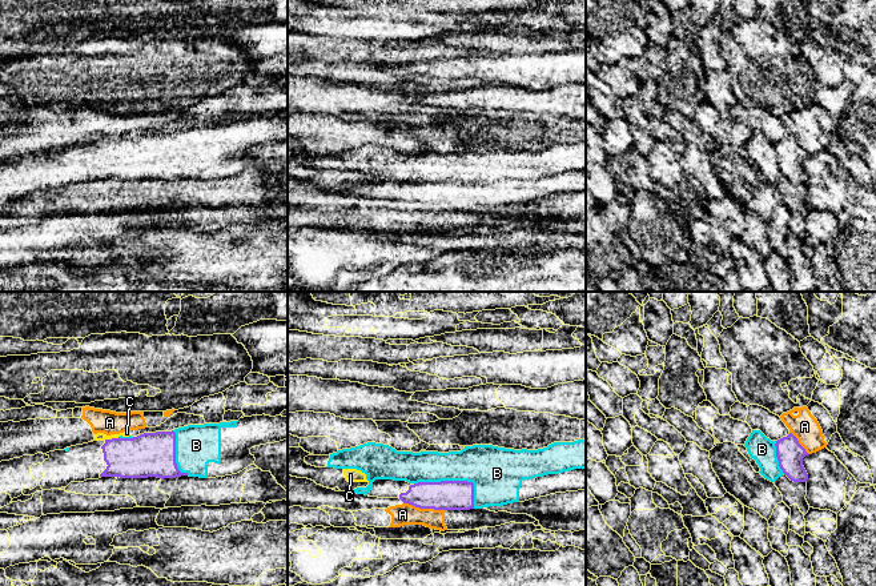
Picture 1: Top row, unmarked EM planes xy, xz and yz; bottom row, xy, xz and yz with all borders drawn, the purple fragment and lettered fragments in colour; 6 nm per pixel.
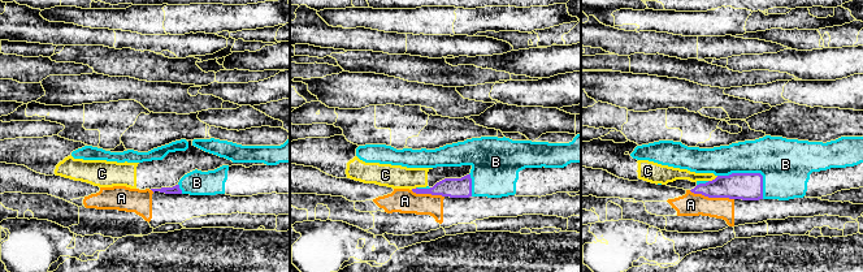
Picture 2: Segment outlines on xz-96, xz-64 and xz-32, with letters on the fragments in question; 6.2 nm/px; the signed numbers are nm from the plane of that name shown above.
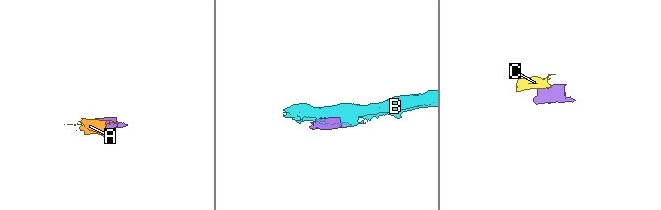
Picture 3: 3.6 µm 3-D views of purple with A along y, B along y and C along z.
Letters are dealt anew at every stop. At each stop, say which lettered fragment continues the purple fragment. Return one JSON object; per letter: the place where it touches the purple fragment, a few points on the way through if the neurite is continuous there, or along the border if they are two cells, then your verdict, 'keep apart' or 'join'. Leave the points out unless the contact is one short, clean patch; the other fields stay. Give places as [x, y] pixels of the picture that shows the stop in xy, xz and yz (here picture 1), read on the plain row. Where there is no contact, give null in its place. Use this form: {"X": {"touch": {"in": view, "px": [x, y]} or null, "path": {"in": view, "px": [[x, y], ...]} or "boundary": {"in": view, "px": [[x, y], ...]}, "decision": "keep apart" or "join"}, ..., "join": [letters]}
{"A": {"touch": {"in": "xz", "px": [425, 209]}, "boundary": {"in": "xz", "px": [[404, 204], [424, 211], [445, 212]]}, "decision": "keep apart"}, "B": {"touch": {"in": "xz", "px": [455, 183]}, "decision": "keep apart"}, "C": {"touch": {"in": "xy", "px": [112, 140]}, "boundary": {"in": "xy", "px": [[119, 137], [105, 141]]}, "decision": "keep apart"}, "join": []}

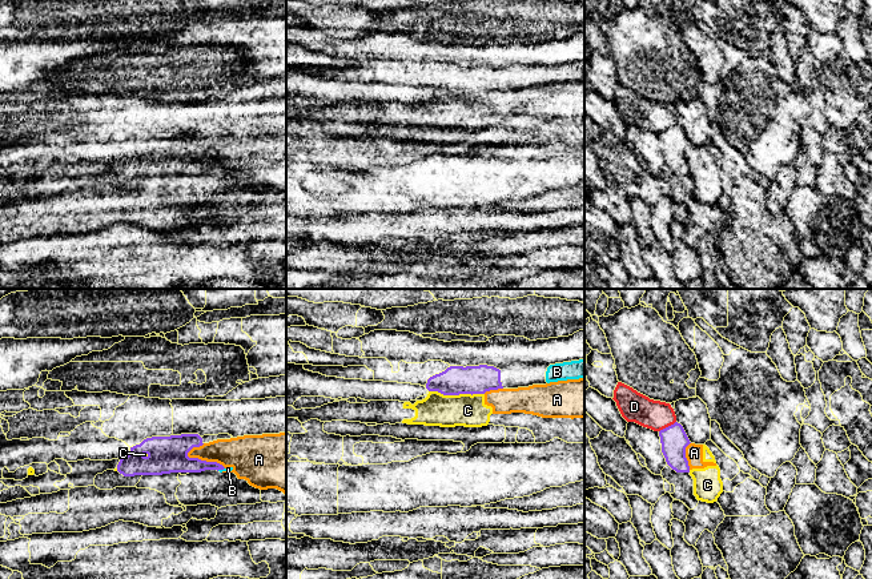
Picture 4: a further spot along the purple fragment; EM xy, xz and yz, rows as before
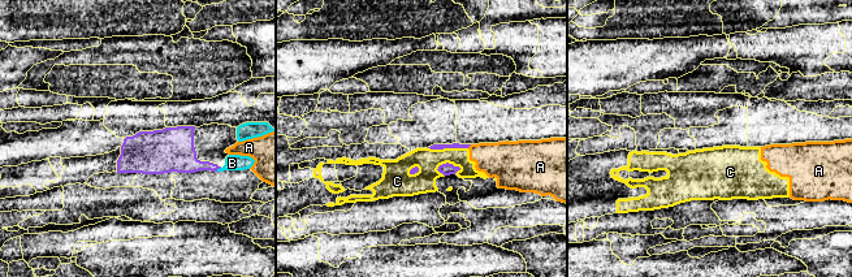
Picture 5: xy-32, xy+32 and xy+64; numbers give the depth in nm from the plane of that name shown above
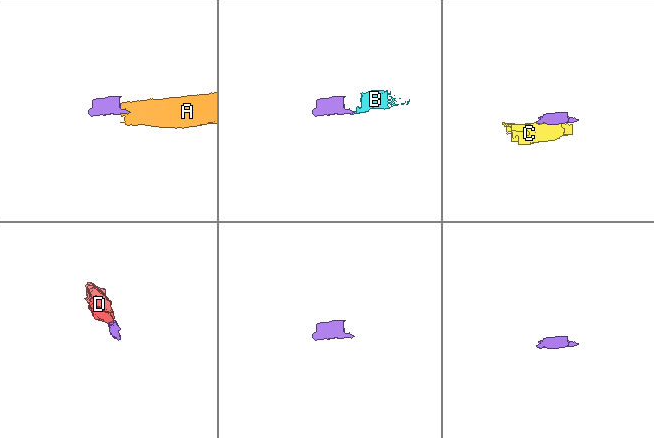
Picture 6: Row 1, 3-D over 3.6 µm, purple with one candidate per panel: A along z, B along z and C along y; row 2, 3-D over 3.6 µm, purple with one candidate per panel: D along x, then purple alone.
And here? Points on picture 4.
{"A": {"touch": {"in": "xy", "px": [205, 163]}, "boundary": {"in": "xy", "px": [[187, 155], [193, 160], [216, 163], [225, 169]]}, "decision": "keep apart"}, "B": {"touch": {"in": "xy", "px": [220, 171]}, "path": {"in": "xy", "px": [[180, 164], [220, 171], [228, 171]]}, "decision": "join"}, "C": {"touch": {"in": "xz", "px": [457, 96]}, "boundary": {"in": "xz", "px": [[429, 92], [437, 92], [443, 96], [483, 96]]}, "decision": "keep apart"}, "D": {"touch": {"in": "yz", "px": [668, 128]}, "boundary": {"in": "yz", "px": [[675, 123], [659, 133]]}, "decision": "keep apart"}, "join": ["B"]}

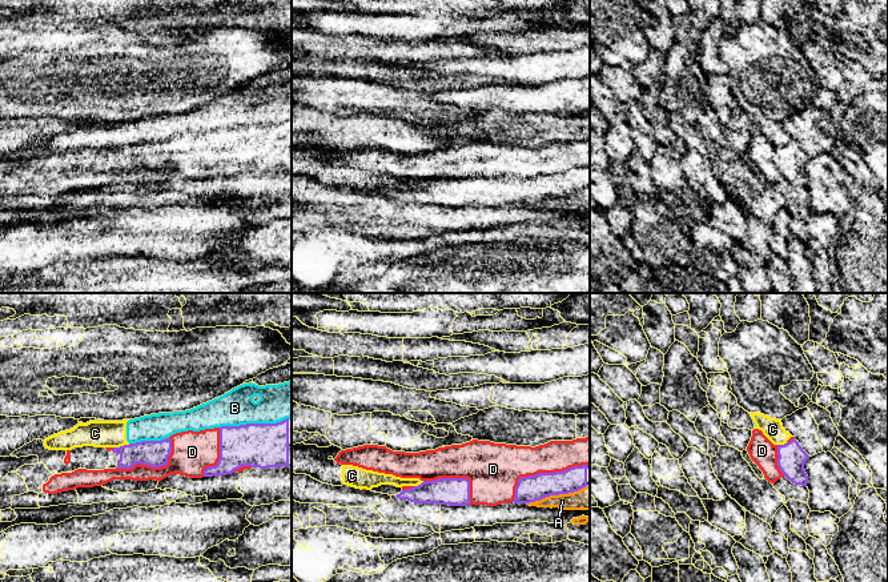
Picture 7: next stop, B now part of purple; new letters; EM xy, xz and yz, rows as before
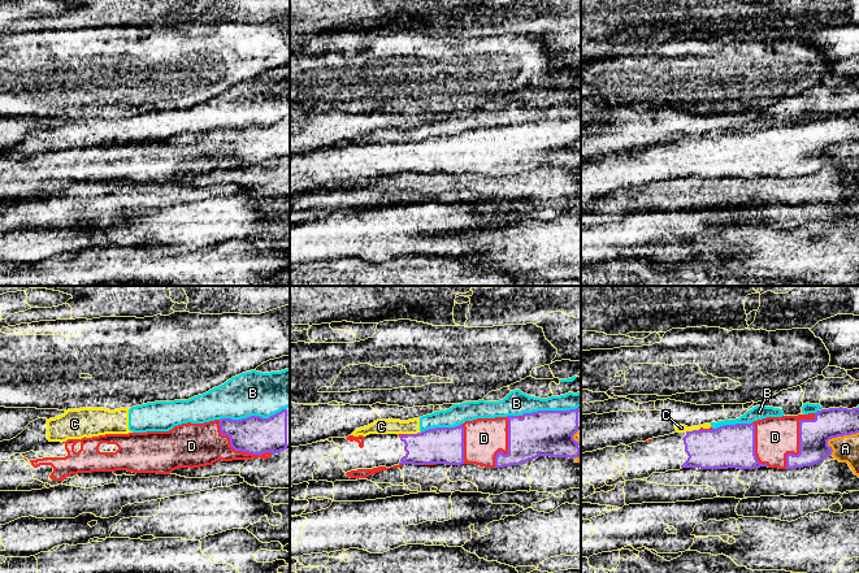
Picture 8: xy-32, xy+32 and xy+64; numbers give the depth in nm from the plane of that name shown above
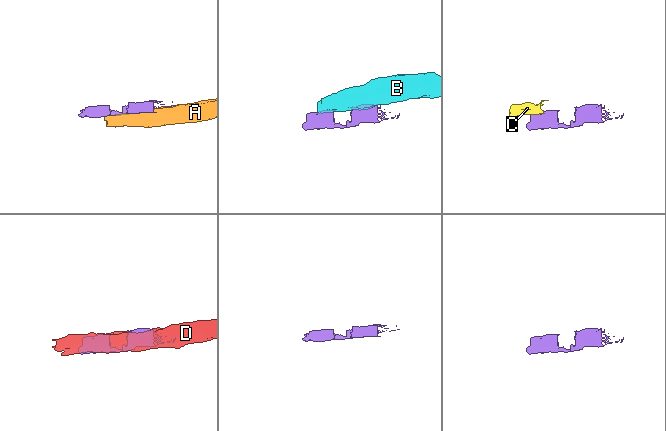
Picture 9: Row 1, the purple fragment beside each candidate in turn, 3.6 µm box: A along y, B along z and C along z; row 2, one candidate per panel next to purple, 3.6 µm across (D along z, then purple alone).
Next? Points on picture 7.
{"A": {"touch": {"in": "xz", "px": [557, 196]}, "decision": "keep apart"}, "B": {"touch": {"in": "xy", "px": [253, 125]}, "boundary": {"in": "xy", "px": [[288, 119], [276, 124], [246, 124], [222, 127], [220, 129]]}, "decision": "keep apart"}, "C": {"touch": {"in": "xy", "px": [121, 148]}, "boundary": {"in": "xy", "px": [[129, 145], [115, 149]]}, "decision": "keep apart"}, "D": {"touch": {"in": "xz", "px": [542, 175]}, "decision": "keep apart"}, "join": []}

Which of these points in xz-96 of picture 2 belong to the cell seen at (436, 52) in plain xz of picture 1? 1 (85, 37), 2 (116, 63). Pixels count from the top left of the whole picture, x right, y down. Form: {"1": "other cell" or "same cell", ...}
{"1": "same cell", "2": "other cell"}

